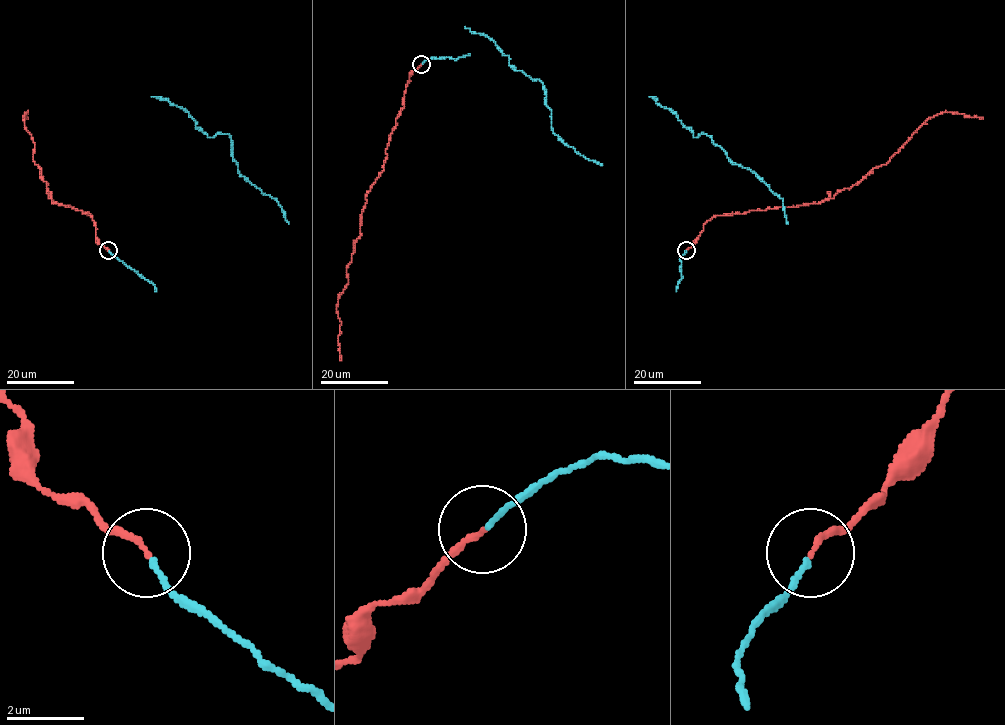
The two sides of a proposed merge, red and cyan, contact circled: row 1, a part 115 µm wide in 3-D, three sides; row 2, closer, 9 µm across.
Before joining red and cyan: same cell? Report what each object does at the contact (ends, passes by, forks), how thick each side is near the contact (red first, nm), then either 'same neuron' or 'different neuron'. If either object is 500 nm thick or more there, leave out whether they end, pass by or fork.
red ends | cyan ends | 140/130 nm | same neuron

